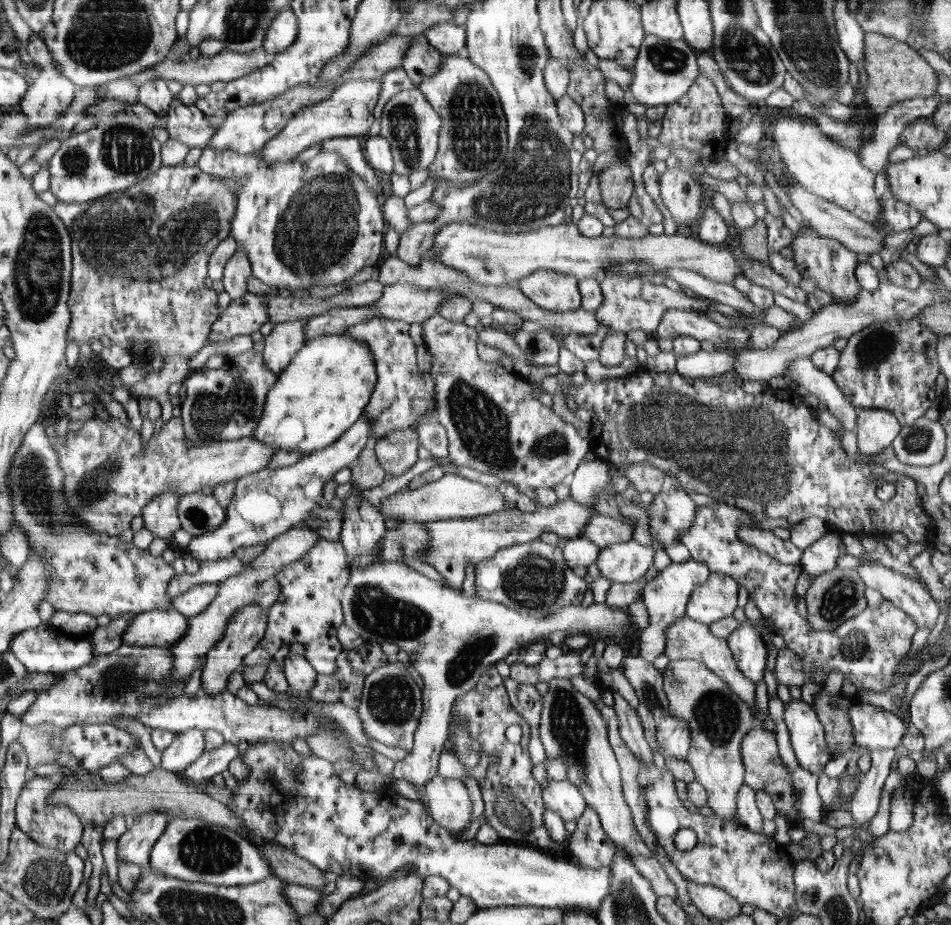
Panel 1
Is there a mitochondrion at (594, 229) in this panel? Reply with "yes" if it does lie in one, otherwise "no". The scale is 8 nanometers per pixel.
no

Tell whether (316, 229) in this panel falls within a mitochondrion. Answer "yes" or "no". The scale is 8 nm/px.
yes

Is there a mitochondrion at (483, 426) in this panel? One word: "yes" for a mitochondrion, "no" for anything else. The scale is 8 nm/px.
yes

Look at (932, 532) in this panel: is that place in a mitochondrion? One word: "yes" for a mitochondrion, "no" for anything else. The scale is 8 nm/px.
no

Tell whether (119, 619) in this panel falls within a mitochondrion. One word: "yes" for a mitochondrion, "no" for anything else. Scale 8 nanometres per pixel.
no

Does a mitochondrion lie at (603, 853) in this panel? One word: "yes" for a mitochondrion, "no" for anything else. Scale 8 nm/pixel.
no

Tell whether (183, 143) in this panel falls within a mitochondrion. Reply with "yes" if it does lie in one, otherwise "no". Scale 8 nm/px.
no

